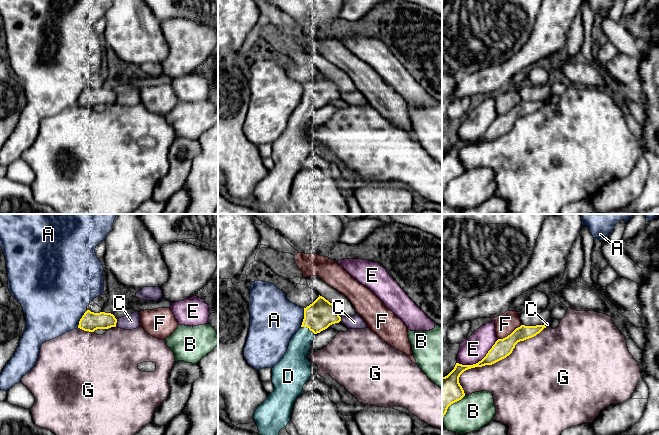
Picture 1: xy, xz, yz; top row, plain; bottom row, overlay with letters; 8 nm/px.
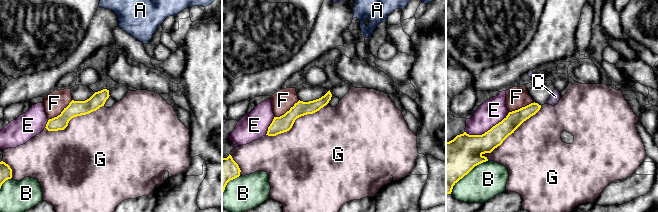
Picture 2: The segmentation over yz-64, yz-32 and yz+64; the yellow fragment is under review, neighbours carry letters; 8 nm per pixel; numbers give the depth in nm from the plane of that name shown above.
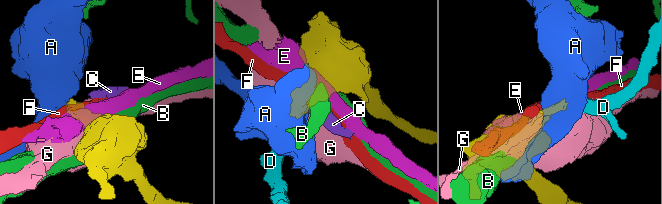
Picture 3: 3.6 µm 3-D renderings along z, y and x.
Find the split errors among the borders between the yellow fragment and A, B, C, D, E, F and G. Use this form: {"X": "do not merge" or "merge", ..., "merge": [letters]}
{"A": "do not merge", "B": "do not merge", "C": "do not merge", "D": "merge", "E": "do not merge", "F": "do not merge", "G": "do not merge", "merge": ["D"]}

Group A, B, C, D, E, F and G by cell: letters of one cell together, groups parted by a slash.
A / B / C / D / E / F / G

